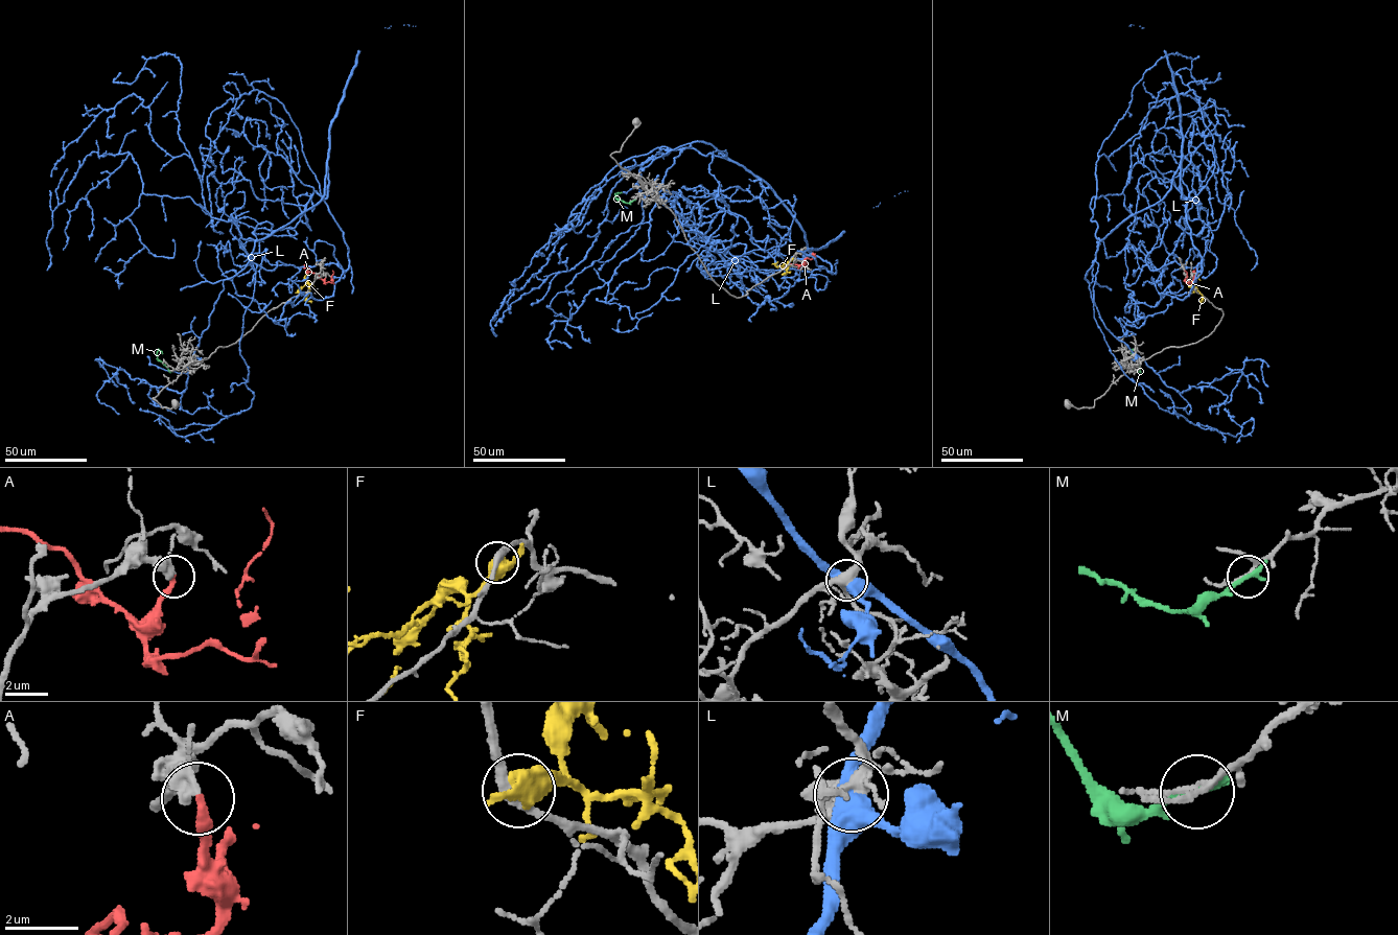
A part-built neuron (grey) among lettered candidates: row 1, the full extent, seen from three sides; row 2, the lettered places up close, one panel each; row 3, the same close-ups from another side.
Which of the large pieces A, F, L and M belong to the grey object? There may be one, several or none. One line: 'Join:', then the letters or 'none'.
Join: A

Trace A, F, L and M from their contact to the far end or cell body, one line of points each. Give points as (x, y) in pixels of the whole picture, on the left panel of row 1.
A: (326, 276), (322, 279), (317, 274), (307, 273), (303, 266), (307, 264)
F: (311, 286), (306, 297), (311, 301)
L: (193, 353), (223, 281), (322, 199), (327, 167), (348, 251), (333, 295), (275, 323), (226, 252)
M: (173, 370), (159, 359), (157, 352), (162, 353)

